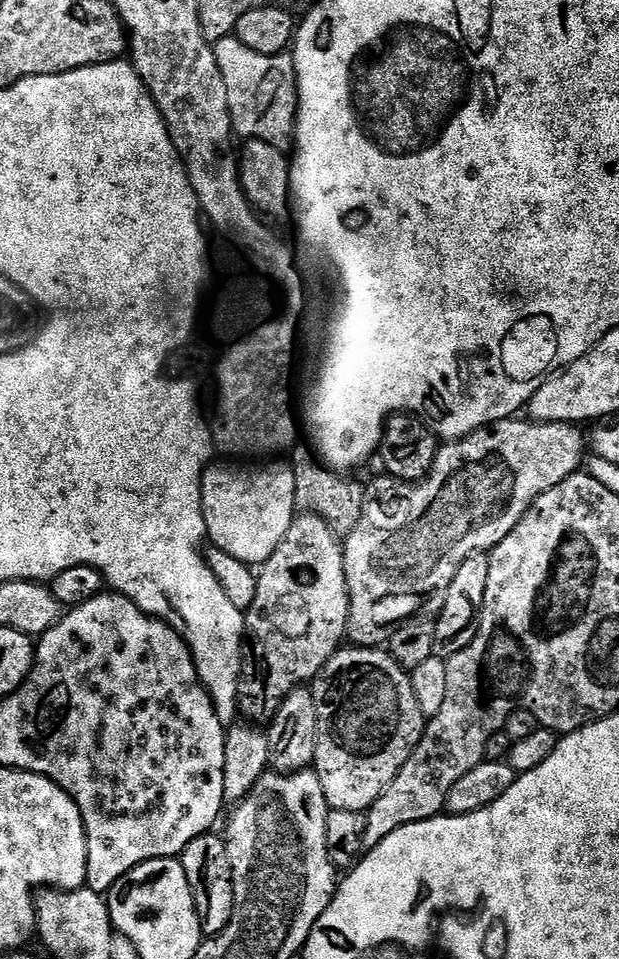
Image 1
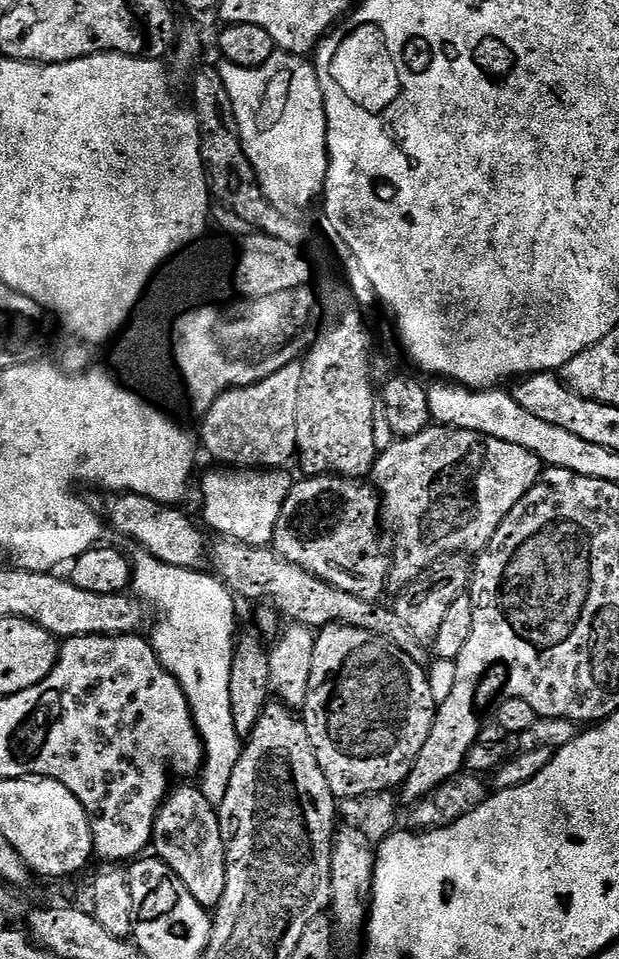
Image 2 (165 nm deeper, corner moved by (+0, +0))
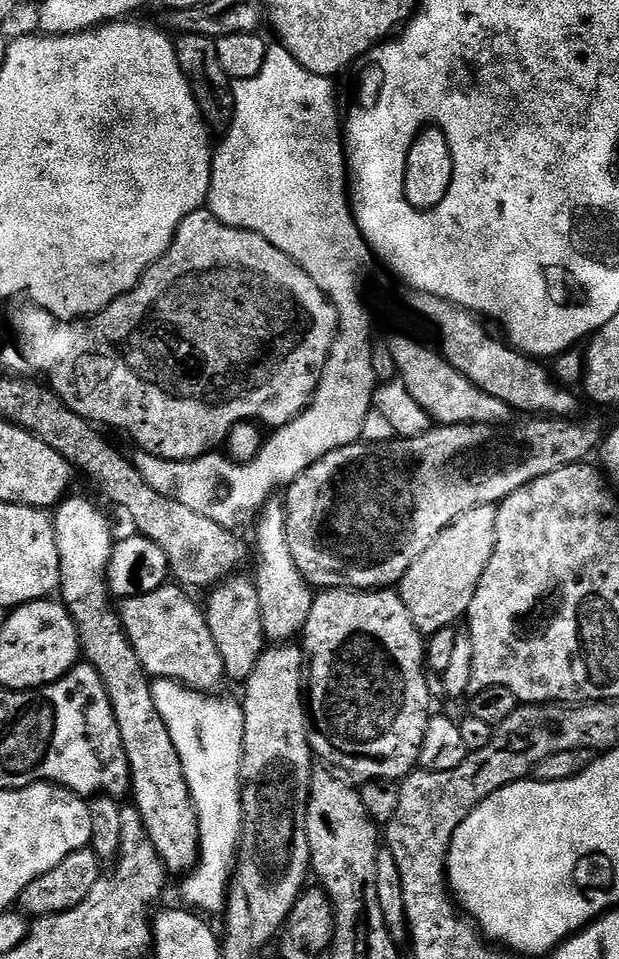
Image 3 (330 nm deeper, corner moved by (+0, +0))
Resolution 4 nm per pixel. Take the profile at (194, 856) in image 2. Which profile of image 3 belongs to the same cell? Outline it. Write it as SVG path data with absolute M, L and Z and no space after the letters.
M74 494L62 499L55 506L54 523L60 559L58 596L76 624L83 659L91 664L106 686L106 694L110 698L110 706L118 722L118 730L122 734L128 769L132 775L130 796L136 799L133 800L134 807L139 810L142 822L146 826L146 834L150 834L150 842L154 842L154 850L158 850L165 868L172 874L176 872L187 874L196 867L196 862L200 858L198 814L192 801L190 786L186 782L186 774L182 770L182 758L178 750L174 750L174 738L170 738L170 730L166 730L166 722L162 722L162 714L158 714L158 706L154 706L152 680L145 672L142 662L138 662L138 654L132 649L128 633L124 630L124 623L120 621L114 597L108 590L108 567L114 543L112 524L108 521L107 514L90 497Z

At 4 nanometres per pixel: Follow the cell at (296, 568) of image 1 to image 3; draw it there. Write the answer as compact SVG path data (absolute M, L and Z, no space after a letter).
M528 418L525 424L520 424L516 429L512 426L485 426L482 424L457 424L455 426L432 426L428 432L408 439L393 438L387 443L357 442L346 445L345 448L334 449L318 462L314 462L309 469L302 473L286 488L284 500L284 517L286 518L286 538L290 546L290 554L309 584L320 590L330 588L351 588L353 590L388 590L399 585L400 579L414 566L414 562L438 538L446 526L450 526L466 510L474 510L478 506L487 504L499 505L514 490L542 478L546 474L554 474L554 470L565 468L571 464L578 464L589 459L592 451L599 449L602 444L602 432L596 424L579 424L576 418Z

